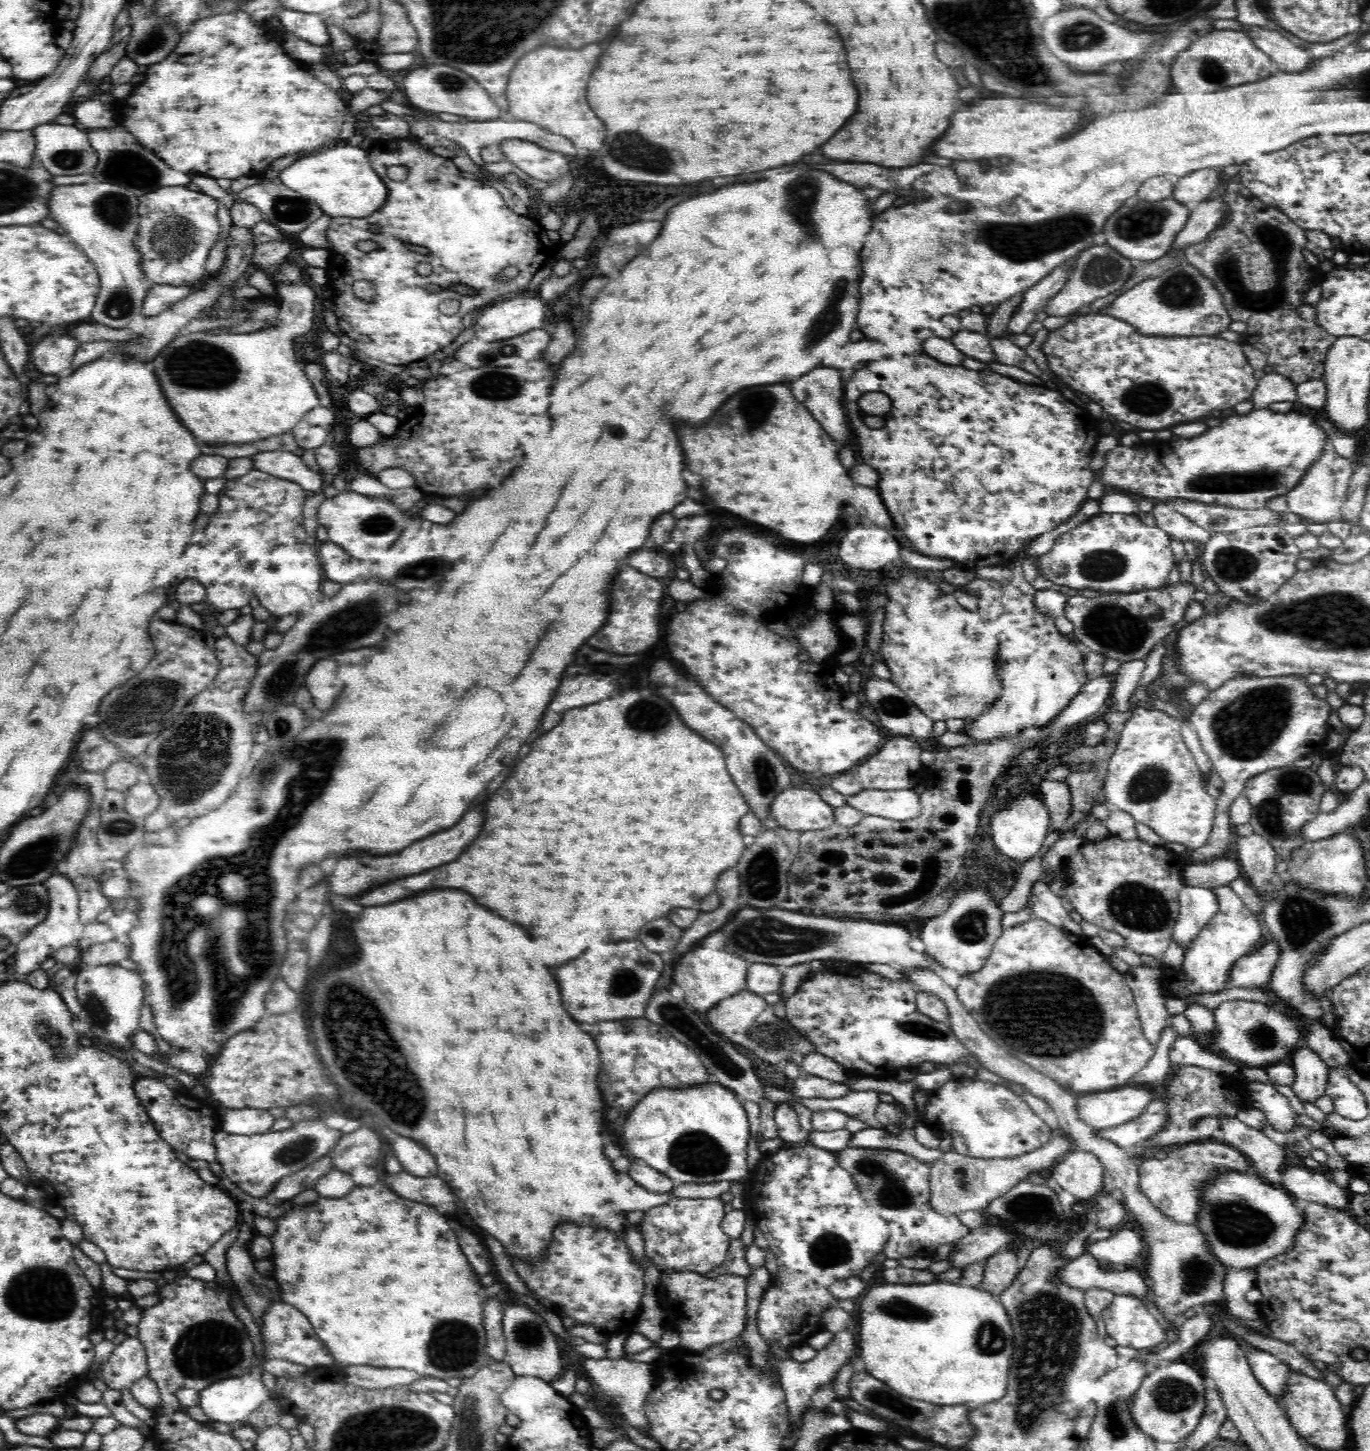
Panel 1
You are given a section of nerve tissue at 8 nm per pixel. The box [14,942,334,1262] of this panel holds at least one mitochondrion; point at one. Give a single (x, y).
(57, 1050)

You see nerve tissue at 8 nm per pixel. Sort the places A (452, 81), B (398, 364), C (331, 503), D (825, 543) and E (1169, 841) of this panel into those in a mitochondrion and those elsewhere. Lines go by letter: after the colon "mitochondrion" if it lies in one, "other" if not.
A: mitochondrion
B: other
C: other
D: other
E: other

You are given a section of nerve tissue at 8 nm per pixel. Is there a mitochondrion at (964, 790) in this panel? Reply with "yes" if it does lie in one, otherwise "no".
no

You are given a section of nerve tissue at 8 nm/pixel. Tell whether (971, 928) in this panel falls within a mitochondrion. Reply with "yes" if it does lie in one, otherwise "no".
yes

